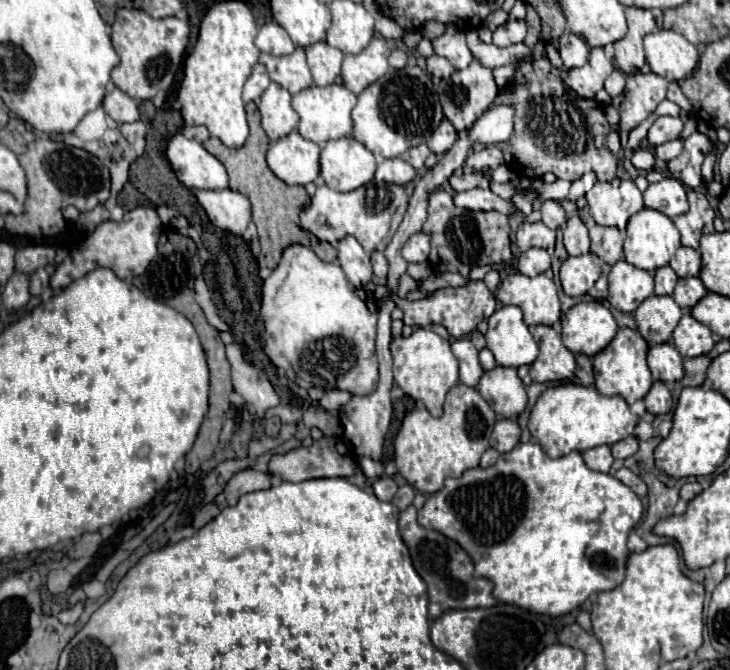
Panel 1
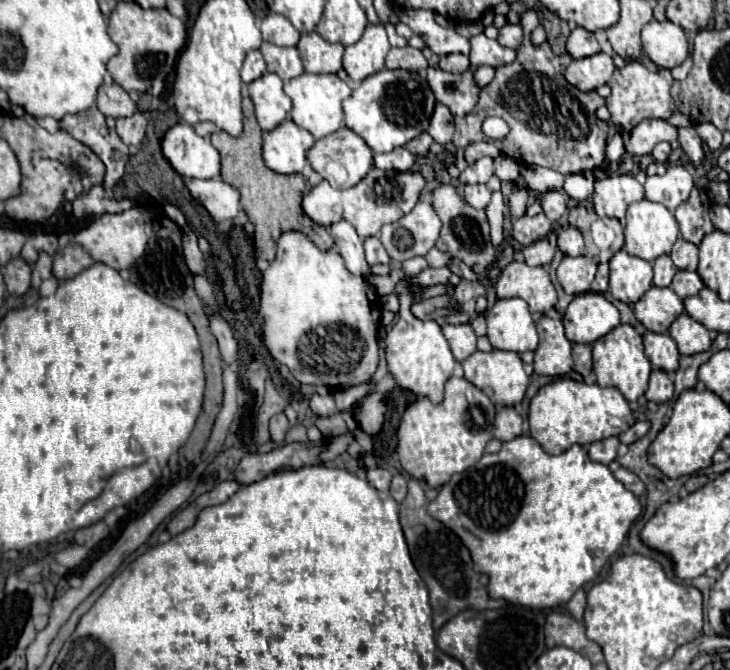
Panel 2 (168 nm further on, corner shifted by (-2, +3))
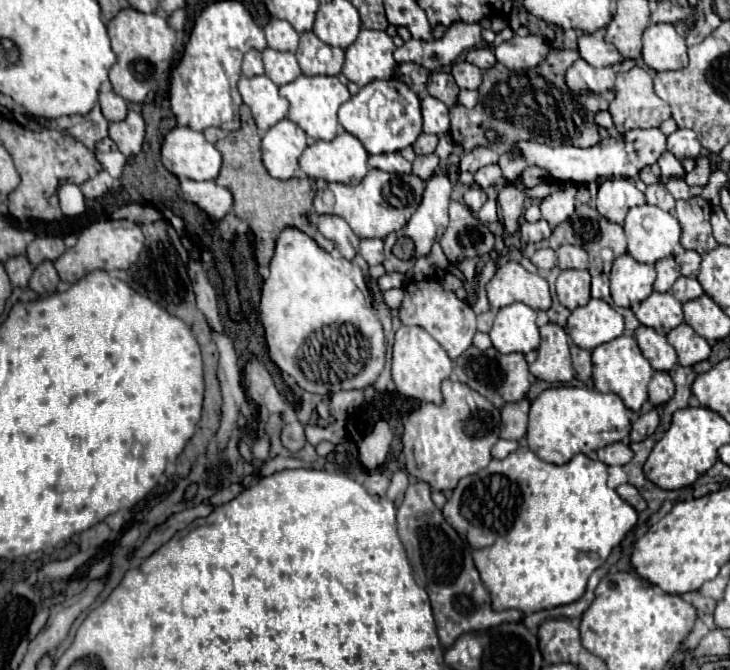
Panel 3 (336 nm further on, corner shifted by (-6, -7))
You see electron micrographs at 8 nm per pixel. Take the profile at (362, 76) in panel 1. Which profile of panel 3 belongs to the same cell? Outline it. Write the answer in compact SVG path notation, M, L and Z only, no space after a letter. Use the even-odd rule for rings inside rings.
M362 29L356 43L346 49L342 75L364 87L376 79L392 79L396 61L392 57L396 45L386 31Z

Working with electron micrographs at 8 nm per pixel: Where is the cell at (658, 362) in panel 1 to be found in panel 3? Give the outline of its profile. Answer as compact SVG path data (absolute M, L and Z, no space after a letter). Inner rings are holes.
M640 325L634 331L634 337L638 341L638 347L640 347L642 355L650 361L652 369L670 371L678 363L678 355L674 351L674 347L666 341L664 335L656 333L652 327Z

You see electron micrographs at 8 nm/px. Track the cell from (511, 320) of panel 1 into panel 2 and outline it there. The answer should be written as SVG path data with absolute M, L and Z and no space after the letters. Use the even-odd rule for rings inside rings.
M498 299L486 313L488 339L500 351L536 351L538 331L524 299Z

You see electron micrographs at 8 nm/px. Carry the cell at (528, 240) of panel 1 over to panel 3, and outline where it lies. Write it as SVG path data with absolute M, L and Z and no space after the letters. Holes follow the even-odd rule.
M540 219L536 223L528 223L528 221L520 223L520 239L524 243L544 241L544 239L550 237L550 233L552 233L552 229L550 229L550 225L544 219Z

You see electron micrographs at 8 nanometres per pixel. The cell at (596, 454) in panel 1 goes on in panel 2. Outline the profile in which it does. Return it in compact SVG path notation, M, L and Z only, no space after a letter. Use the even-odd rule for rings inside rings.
M608 437L608 439L604 439L604 441L596 441L596 443L588 445L588 455L590 455L592 461L610 465L610 463L616 459L618 445L620 445L618 437Z

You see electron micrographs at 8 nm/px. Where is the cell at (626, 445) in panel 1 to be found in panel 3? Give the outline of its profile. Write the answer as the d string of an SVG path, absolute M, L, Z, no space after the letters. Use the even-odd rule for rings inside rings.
M650 409L648 413L642 413L634 423L632 423L632 431L630 437L632 441L644 441L646 437L650 437L654 433L654 429L658 427L658 409Z

